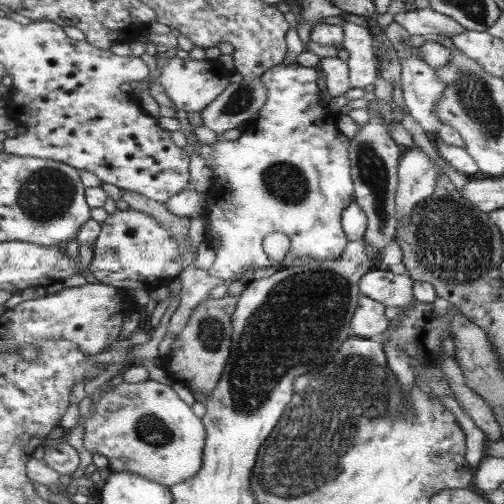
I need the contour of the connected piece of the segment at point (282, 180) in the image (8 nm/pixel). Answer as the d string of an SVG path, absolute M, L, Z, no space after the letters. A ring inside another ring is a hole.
M291 63L290 65L280 64L265 71L262 76L265 86L268 88L269 98L267 104L260 110L259 118L246 120L241 124L243 130L241 136L237 140L226 140L221 135L217 136L215 143L202 144L200 153L206 160L207 164L214 170L216 176L213 186L213 191L210 193L209 206L207 212L204 214L207 222L209 222L209 230L206 234L205 241L216 253L216 259L213 262L208 272L213 277L221 278L223 281L246 281L248 274L252 270L265 269L275 264L265 254L265 247L263 247L263 240L265 236L273 234L273 232L283 232L287 234L292 241L291 253L287 259L281 263L282 267L293 267L297 258L311 257L319 261L339 260L346 252L347 246L350 244L347 239L346 230L343 229L343 214L347 208L350 208L356 202L356 186L354 185L354 177L352 176L352 160L350 157L350 138L345 136L341 130L338 129L338 117L329 118L331 112L327 112L321 93L323 92L323 76L321 72L317 72L314 67L301 66L298 63ZM236 274L243 274L240 279L234 278Z

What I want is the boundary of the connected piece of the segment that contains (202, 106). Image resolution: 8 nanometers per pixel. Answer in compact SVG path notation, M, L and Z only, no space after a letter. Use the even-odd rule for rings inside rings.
M175 56L163 67L157 81L165 88L167 96L176 108L188 112L203 112L212 102L223 94L231 84L231 72L226 71L217 59L184 59Z

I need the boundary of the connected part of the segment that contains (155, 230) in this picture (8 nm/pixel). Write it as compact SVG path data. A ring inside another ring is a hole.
M109 208L109 216L102 223L102 232L93 244L93 259L88 266L99 283L119 289L157 291L169 286L183 272L183 251L165 225L139 210Z

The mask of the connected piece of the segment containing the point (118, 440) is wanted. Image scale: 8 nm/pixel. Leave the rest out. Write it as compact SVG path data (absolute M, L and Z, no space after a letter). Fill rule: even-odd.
M149 378L137 384L121 380L119 385L101 396L95 407L91 405L83 423L86 450L107 457L113 472L134 472L159 484L174 487L195 478L202 470L208 437L206 425L199 416L193 414L191 405L180 397L174 384L161 384L161 381Z

